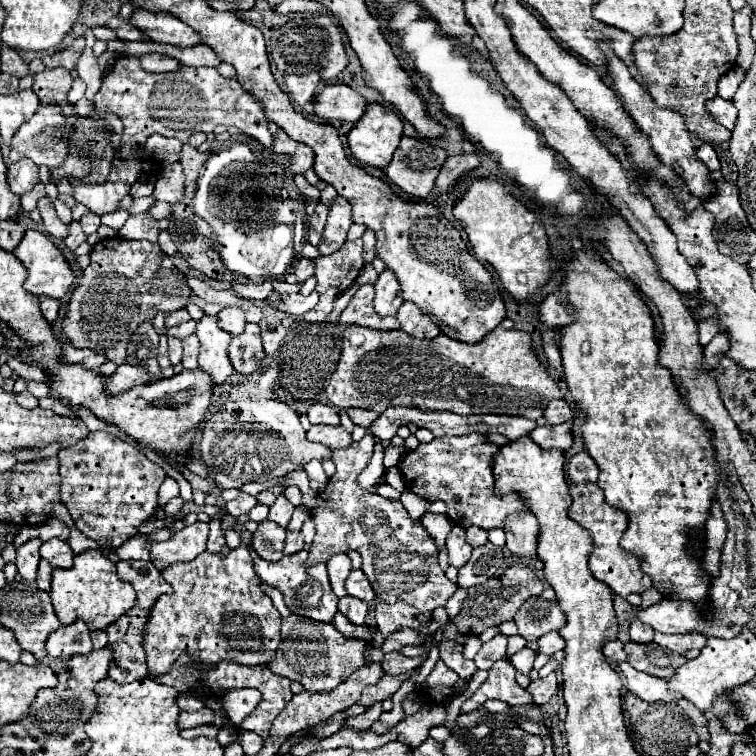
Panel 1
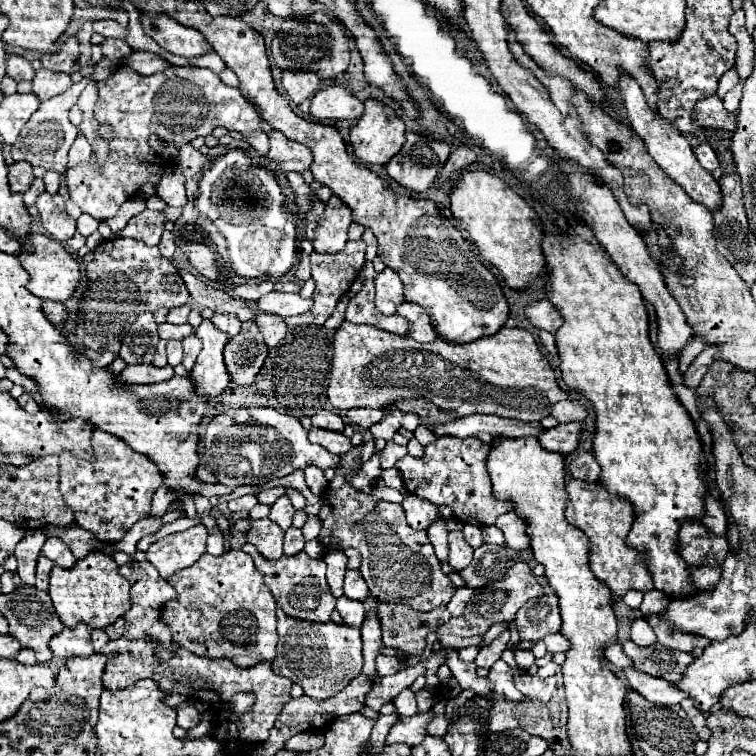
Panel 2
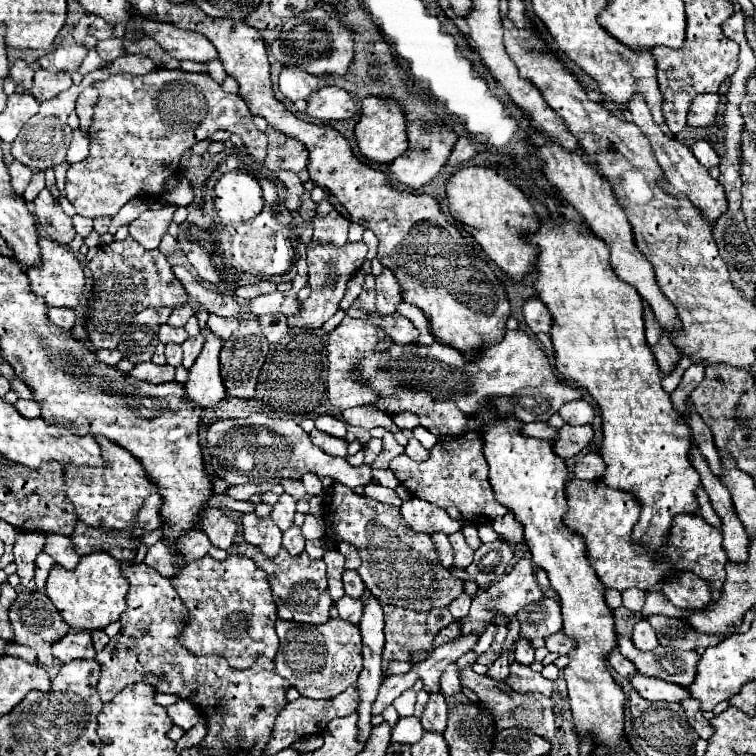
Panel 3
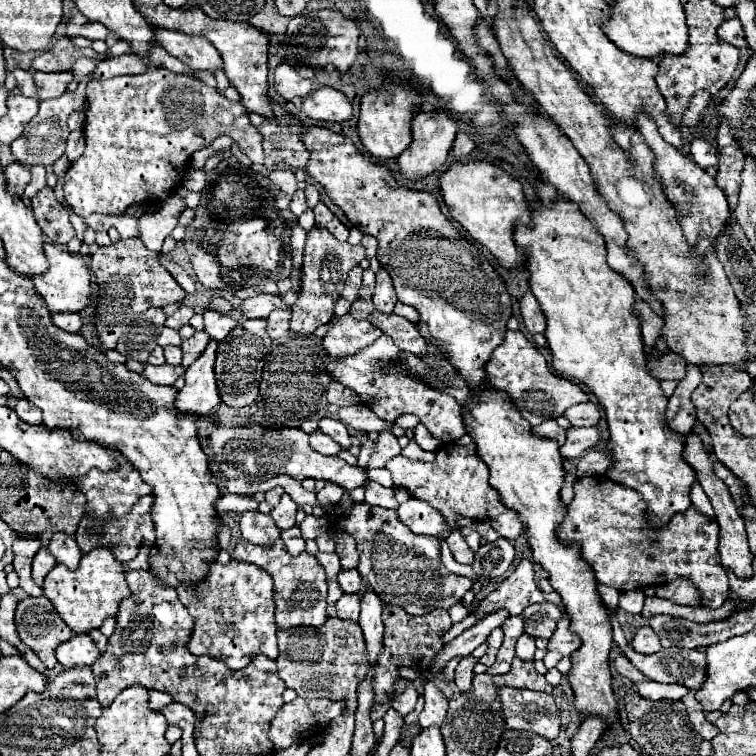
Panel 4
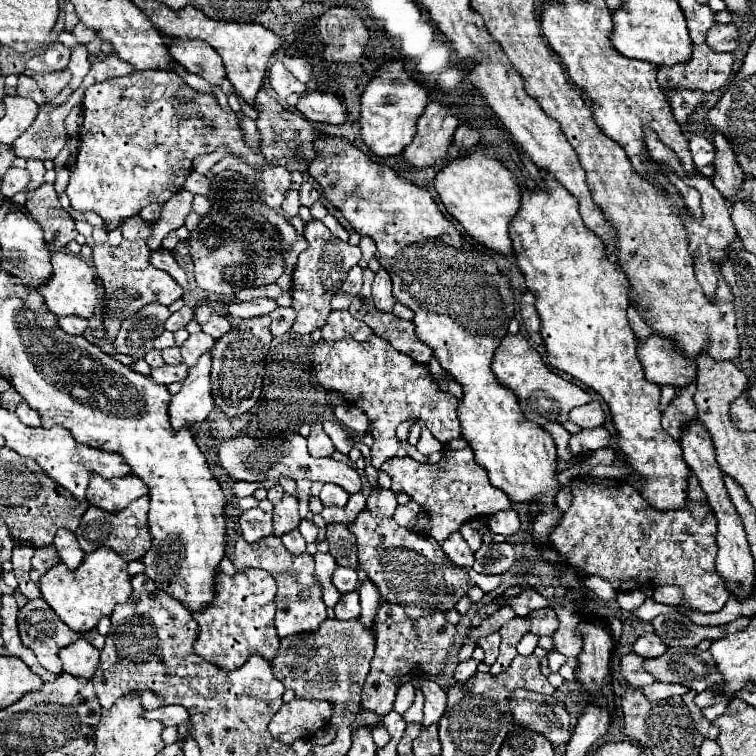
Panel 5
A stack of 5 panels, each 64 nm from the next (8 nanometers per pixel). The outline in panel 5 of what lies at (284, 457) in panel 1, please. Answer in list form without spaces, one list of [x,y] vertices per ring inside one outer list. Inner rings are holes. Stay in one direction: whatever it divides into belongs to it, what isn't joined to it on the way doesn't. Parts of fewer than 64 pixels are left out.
[[[288,434],[284,438],[274,438],[274,440],[254,440],[250,436],[232,438],[220,444],[218,456],[220,456],[220,464],[230,476],[246,482],[264,482],[264,480],[276,480],[282,476],[292,480],[308,478],[308,480],[338,484],[348,494],[356,494],[364,486],[360,472],[350,468],[348,464],[336,462],[332,458],[312,458],[306,448],[306,438],[302,438],[300,434]]]

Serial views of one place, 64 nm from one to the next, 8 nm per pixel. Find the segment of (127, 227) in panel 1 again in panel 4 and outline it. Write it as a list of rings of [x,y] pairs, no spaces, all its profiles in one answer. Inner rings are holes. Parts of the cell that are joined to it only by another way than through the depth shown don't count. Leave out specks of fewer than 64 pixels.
[[[172,194],[166,198],[166,206],[162,206],[154,214],[140,216],[140,240],[152,252],[160,252],[162,242],[178,224],[180,214],[186,210],[186,200],[180,194]]]

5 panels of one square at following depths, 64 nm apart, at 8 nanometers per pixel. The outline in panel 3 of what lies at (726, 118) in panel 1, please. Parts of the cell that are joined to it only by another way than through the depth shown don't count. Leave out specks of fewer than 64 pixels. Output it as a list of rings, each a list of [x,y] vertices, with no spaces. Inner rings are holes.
[[[718,94],[696,96],[696,100],[692,102],[689,109],[687,117],[688,124],[693,127],[708,127],[710,124],[714,124],[716,110],[718,110],[718,100],[720,100]]]

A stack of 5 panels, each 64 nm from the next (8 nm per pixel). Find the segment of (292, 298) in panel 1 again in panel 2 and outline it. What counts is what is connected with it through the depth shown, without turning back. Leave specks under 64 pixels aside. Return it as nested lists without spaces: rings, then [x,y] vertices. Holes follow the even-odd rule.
[[[270,292],[270,294],[262,296],[256,304],[262,312],[276,314],[282,318],[298,316],[312,308],[312,300],[300,298],[300,294],[282,294],[282,292]]]

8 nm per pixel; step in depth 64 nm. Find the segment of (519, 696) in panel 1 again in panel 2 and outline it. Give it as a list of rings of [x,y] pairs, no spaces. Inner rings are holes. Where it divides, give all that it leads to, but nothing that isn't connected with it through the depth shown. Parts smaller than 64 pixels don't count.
[[[496,660],[490,668],[490,674],[492,676],[492,684],[494,684],[494,690],[496,692],[502,692],[508,700],[514,700],[514,702],[520,702],[524,700],[524,696],[516,690],[514,686],[514,680],[512,680],[512,668],[504,662],[504,660]]]

